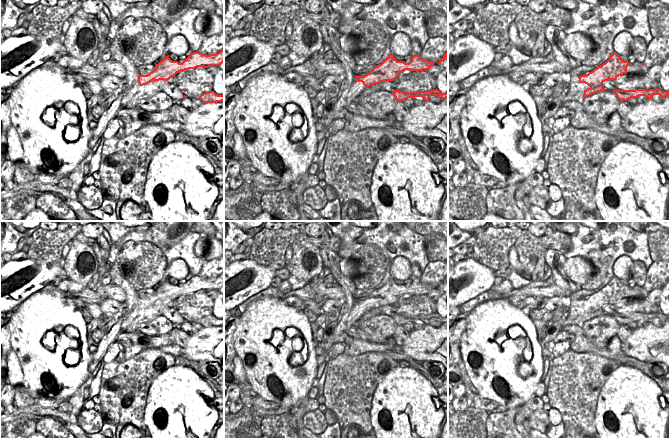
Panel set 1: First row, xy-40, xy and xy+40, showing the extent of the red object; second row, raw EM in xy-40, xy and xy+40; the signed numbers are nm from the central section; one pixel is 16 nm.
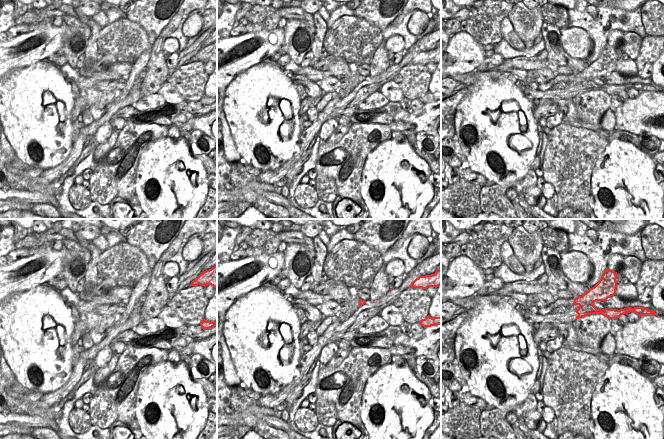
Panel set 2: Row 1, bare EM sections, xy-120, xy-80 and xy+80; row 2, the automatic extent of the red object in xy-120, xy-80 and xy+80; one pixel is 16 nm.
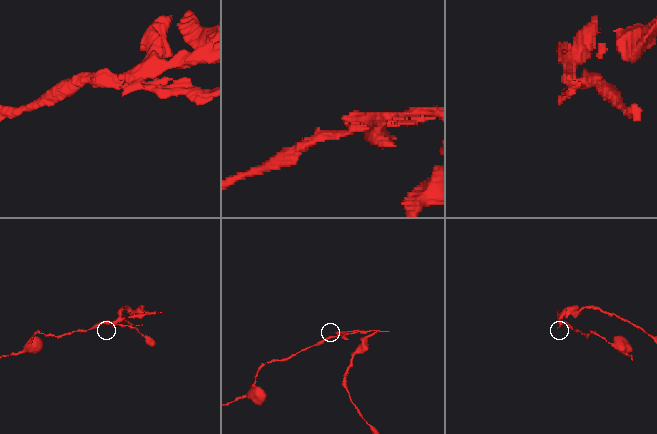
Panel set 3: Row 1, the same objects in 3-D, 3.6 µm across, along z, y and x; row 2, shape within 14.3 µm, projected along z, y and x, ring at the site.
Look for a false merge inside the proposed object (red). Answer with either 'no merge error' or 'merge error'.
merge error

